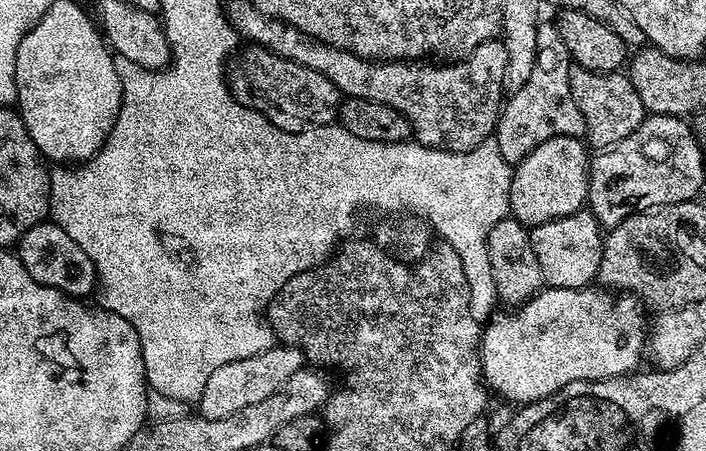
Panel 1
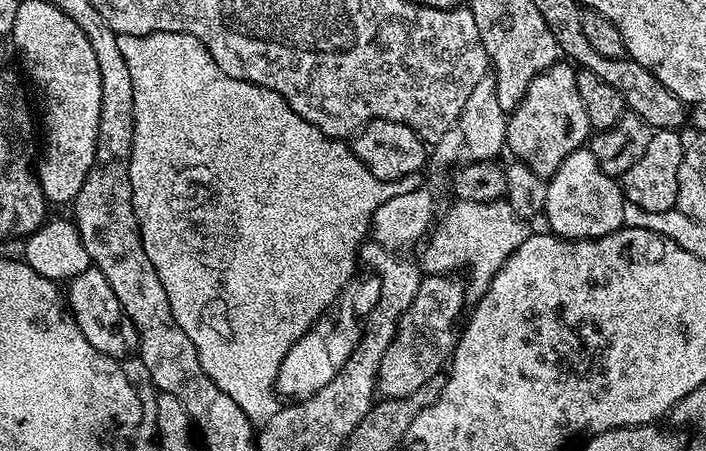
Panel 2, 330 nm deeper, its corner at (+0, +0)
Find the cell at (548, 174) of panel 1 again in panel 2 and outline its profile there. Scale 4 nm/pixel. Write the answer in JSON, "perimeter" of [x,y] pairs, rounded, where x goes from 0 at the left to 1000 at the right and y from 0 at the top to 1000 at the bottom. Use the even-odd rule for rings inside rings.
{"perimeter":[[[789,137],[773,155],[768,155],[756,173],[756,182],[751,182],[739,226],[734,226],[734,235],[718,259],[715,279],[718,335],[725,335],[731,344],[727,348],[735,361],[751,368],[751,377],[756,377],[756,386],[772,395],[780,395],[790,377],[790,368],[796,368],[796,359],[802,359],[802,350],[807,350],[807,341],[813,341],[813,333],[829,326],[834,317],[836,295],[840,290],[836,279],[836,262],[830,262],[830,235],[824,235],[824,215],[819,208],[816,164],[817,153],[805,137]]]}

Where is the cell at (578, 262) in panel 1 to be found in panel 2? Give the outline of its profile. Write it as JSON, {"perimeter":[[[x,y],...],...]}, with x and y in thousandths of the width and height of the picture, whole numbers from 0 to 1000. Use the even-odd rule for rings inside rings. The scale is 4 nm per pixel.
{"perimeter":[[[837,326],[813,333],[775,401],[769,475],[776,486],[780,521],[799,532],[846,532],[885,503],[882,461],[887,450],[880,410],[847,368]]]}

